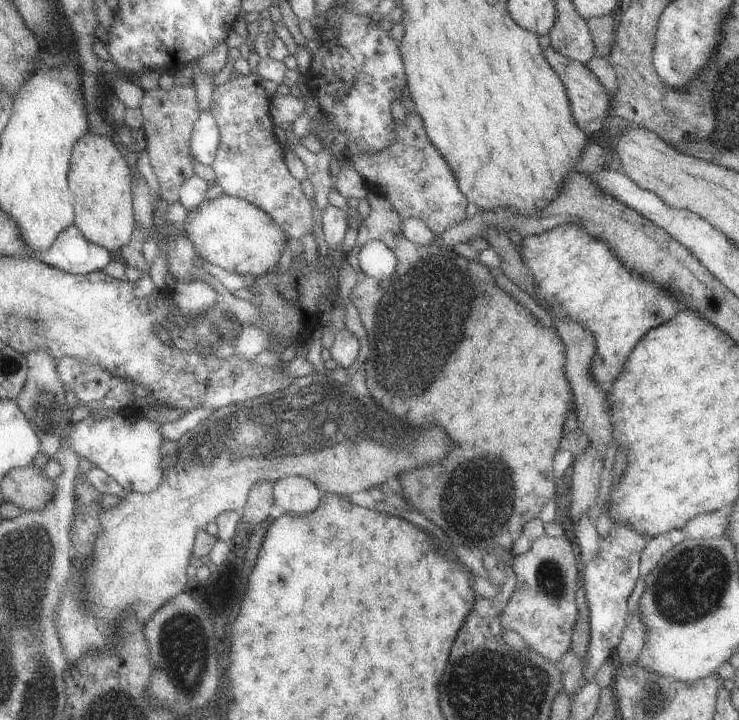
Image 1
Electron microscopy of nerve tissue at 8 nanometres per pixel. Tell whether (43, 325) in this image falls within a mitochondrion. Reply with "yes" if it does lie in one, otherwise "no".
yes

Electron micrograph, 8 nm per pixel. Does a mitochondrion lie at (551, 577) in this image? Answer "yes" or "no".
yes

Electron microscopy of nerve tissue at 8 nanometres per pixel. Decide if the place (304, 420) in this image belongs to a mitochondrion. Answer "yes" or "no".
yes

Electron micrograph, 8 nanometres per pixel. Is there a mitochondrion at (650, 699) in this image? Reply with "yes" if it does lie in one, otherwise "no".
yes

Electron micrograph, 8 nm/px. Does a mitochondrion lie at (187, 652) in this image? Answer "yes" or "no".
yes

